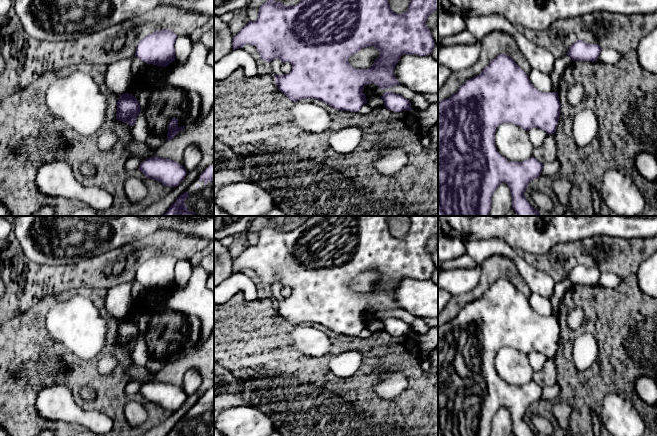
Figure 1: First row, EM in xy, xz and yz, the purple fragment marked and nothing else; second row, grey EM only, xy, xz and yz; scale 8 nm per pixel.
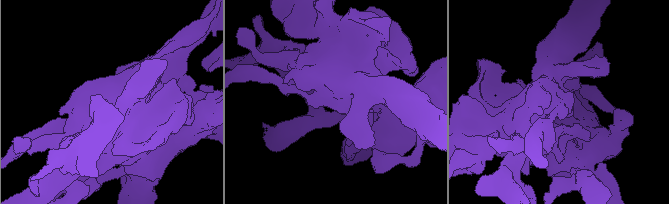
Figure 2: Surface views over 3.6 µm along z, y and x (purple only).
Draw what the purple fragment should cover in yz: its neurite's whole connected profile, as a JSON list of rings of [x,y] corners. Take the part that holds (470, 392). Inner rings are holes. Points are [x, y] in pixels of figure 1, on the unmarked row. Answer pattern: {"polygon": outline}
{"polygon": [[[506,278],[496,280],[479,299],[467,304],[451,321],[438,326],[438,436],[490,436],[492,420],[496,412],[502,407],[507,408],[510,412],[512,432],[515,436],[539,436],[530,429],[525,421],[525,415],[528,408],[541,399],[543,388],[533,380],[523,386],[511,386],[505,383],[496,373],[494,364],[495,355],[502,347],[512,347],[527,355],[531,352],[540,352],[547,358],[555,358],[560,340],[560,332],[561,328],[559,326],[558,317],[543,317],[536,313],[529,304],[528,299],[513,285],[510,280]]]}

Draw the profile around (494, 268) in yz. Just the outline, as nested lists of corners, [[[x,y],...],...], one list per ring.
[[[494,256],[488,258],[481,265],[481,276],[478,285],[469,292],[453,296],[450,302],[438,314],[438,326],[455,318],[467,304],[479,299],[500,278],[510,280],[527,299],[531,297],[532,292],[519,274],[513,260],[503,256]]]

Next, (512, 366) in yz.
[[[502,347],[495,355],[497,375],[511,386],[523,386],[533,380],[528,355],[512,347]]]

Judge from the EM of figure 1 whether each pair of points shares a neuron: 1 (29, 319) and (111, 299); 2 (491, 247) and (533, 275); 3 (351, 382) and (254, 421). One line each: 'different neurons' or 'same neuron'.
1: different neurons
2: same neuron
3: different neurons

